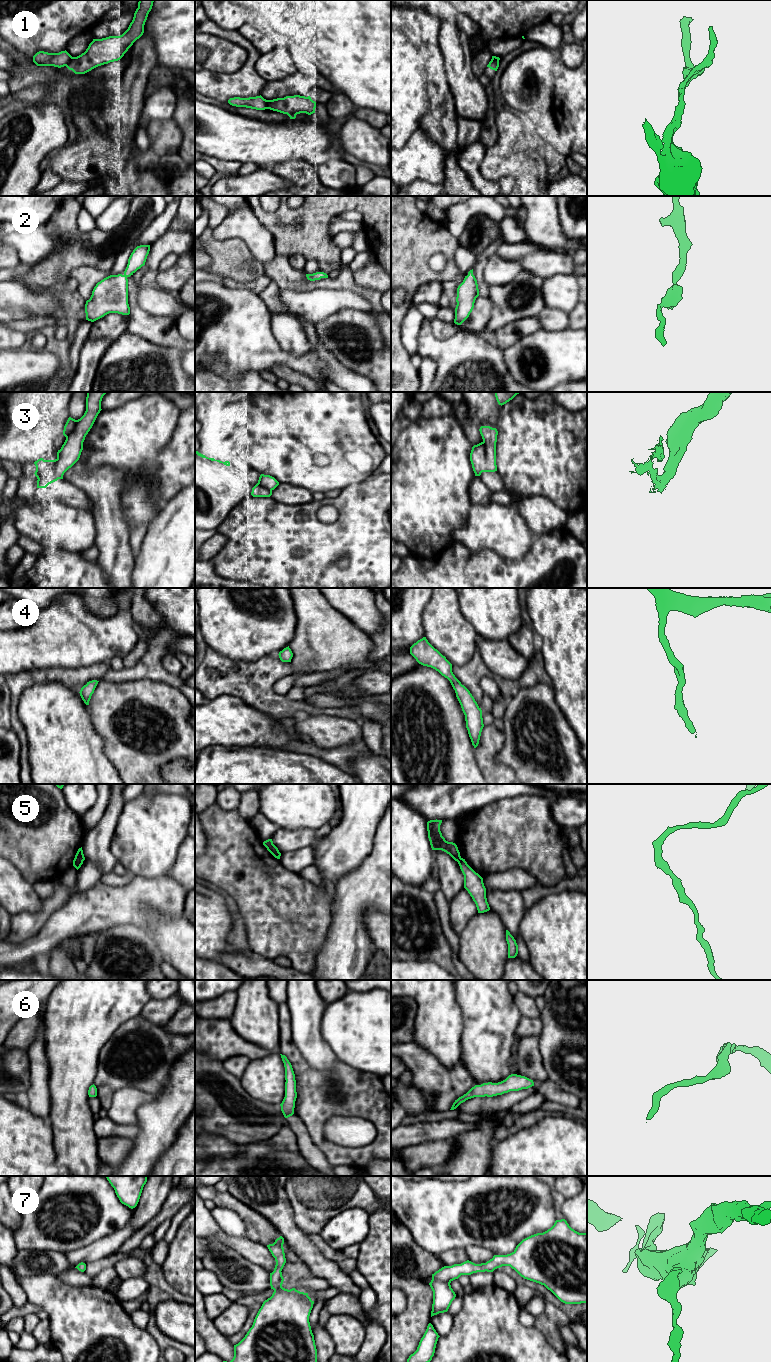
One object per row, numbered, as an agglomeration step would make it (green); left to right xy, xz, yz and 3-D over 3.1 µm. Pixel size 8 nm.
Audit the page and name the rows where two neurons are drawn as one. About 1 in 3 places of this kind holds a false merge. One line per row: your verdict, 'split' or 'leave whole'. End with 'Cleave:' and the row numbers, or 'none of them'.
1: split
2: leave whole
3: leave whole
4: leave whole
5: leave whole
6: leave whole
7: leave whole
Cleave: 1

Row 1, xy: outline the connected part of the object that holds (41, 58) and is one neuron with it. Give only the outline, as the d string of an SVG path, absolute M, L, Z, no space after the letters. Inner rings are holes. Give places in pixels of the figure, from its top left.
M66 50L59 53L39 51L33 56L33 62L37 66L54 66L61 68L66 66L71 58L72 56Z

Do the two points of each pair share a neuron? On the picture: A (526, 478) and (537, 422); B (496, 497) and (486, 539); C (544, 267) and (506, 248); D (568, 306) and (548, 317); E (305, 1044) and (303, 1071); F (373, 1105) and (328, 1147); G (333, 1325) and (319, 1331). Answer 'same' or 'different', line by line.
A: same
B: different
C: same
D: different
E: different
F: same
G: different

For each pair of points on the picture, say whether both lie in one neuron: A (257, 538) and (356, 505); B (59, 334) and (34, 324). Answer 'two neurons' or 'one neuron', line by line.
A: one neuron
B: two neurons

